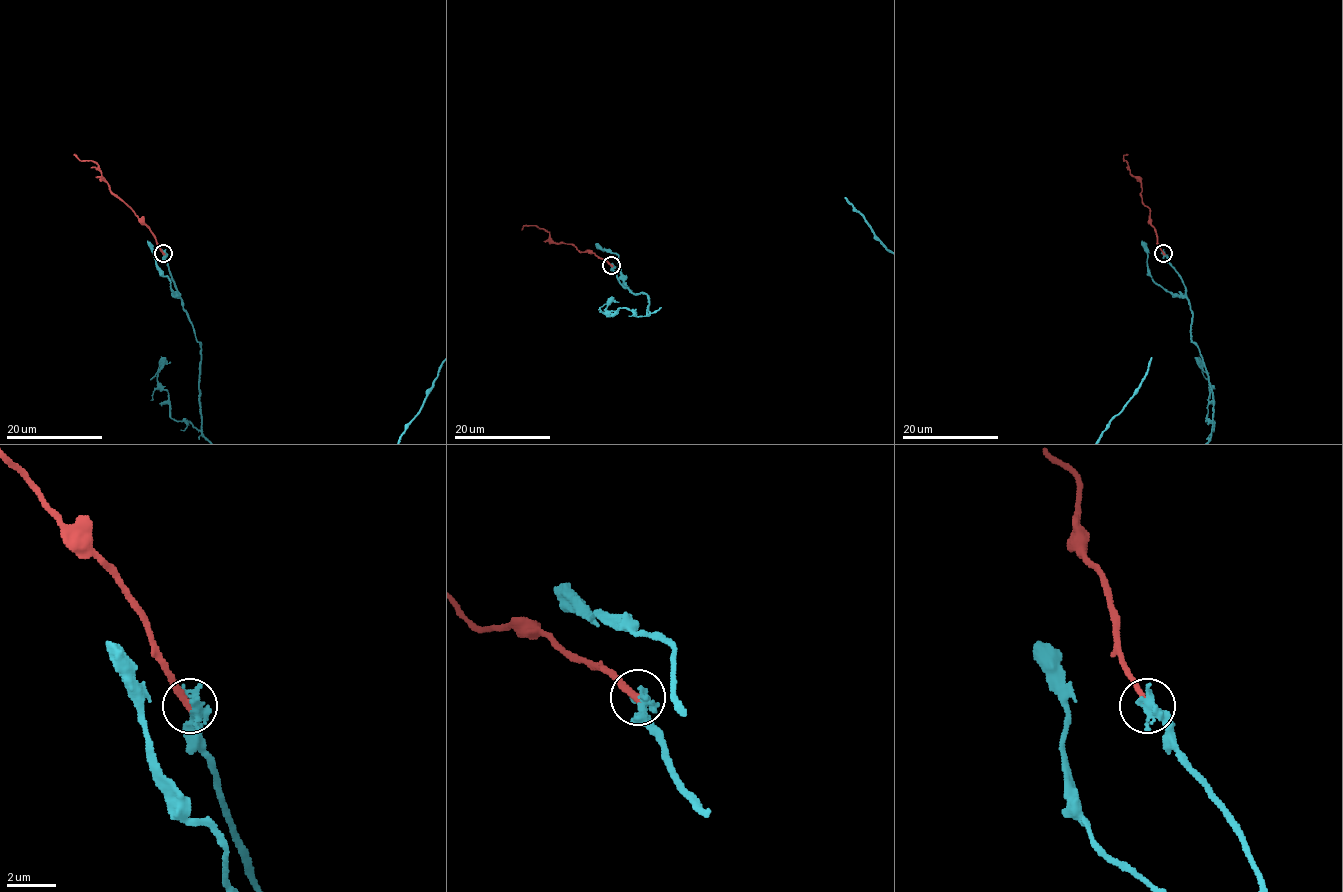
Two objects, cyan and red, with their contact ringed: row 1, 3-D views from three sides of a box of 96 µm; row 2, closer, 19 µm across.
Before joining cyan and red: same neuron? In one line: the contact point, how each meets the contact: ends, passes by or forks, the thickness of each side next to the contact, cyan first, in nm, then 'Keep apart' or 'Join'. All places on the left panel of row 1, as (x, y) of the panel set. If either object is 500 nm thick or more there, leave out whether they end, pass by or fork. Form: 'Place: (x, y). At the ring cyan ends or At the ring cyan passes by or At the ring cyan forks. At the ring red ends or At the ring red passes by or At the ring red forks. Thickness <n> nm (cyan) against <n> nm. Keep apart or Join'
Place: (163, 253). At the ring cyan ends. At the ring red ends. Thickness 420 nm (cyan) against 320 nm. Keep apart

